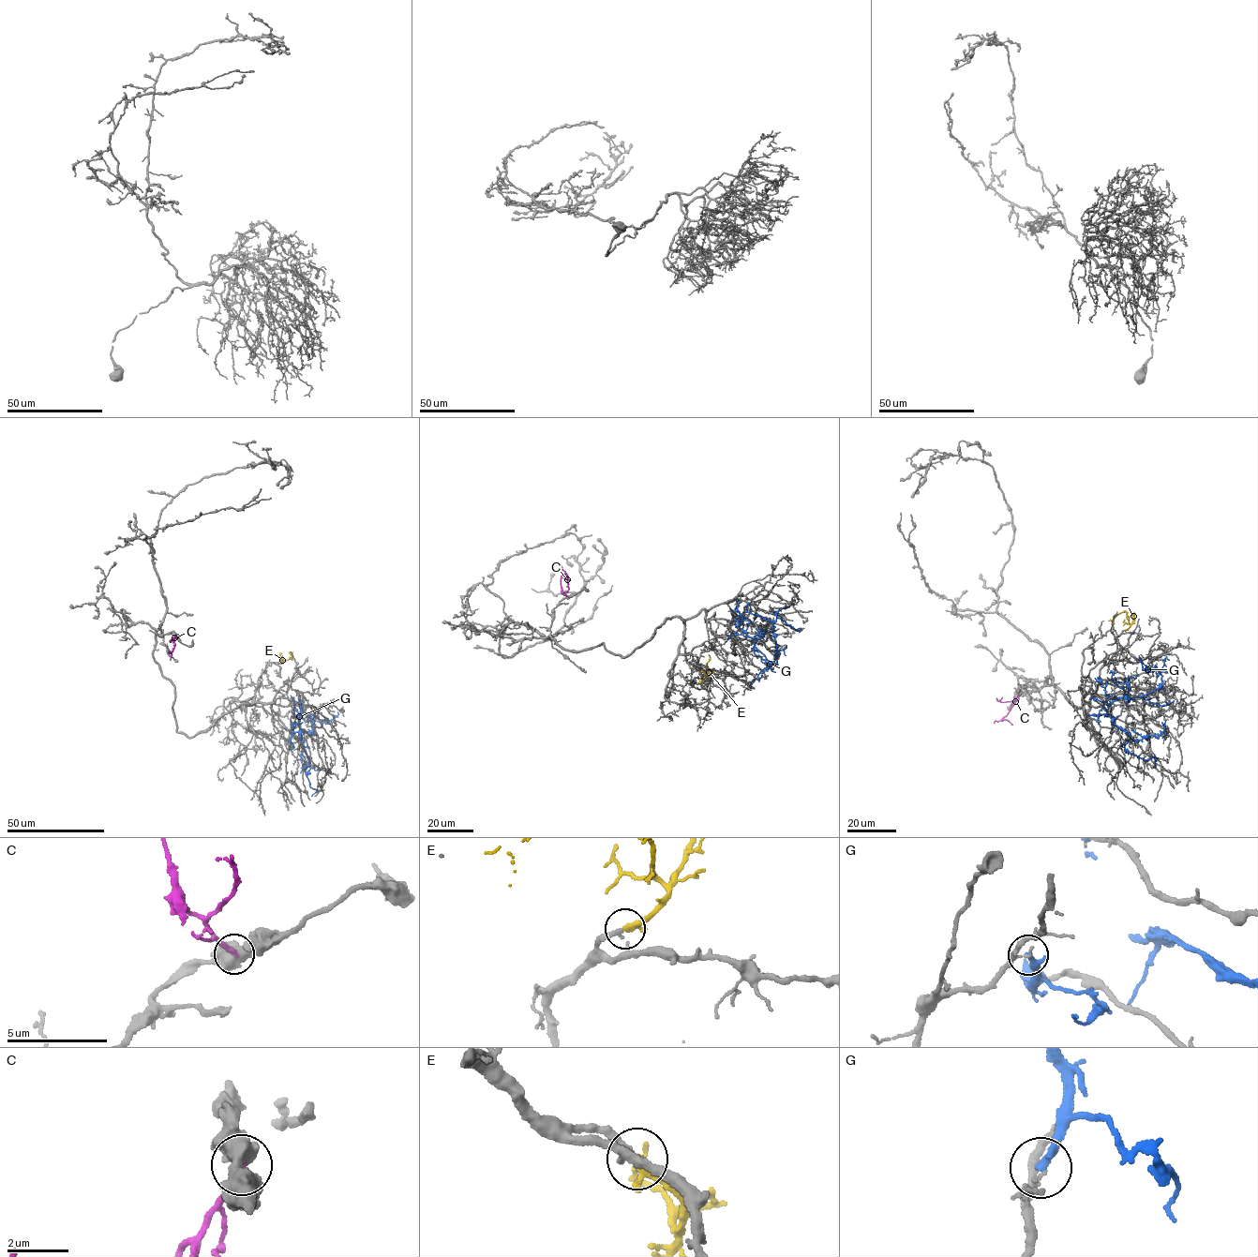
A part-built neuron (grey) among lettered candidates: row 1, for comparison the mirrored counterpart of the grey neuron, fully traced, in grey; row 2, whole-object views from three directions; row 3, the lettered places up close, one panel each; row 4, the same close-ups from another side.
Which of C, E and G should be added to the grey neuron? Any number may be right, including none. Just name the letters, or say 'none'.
E

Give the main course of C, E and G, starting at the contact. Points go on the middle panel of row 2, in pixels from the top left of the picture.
C: (568, 597), (565, 593), (569, 588), (565, 575), (569, 580)
E: (701, 670), (704, 675), (712, 673), (706, 665), (709, 655)
G: (741, 616), (740, 627), (766, 656), (770, 667), (766, 670), (785, 649)

